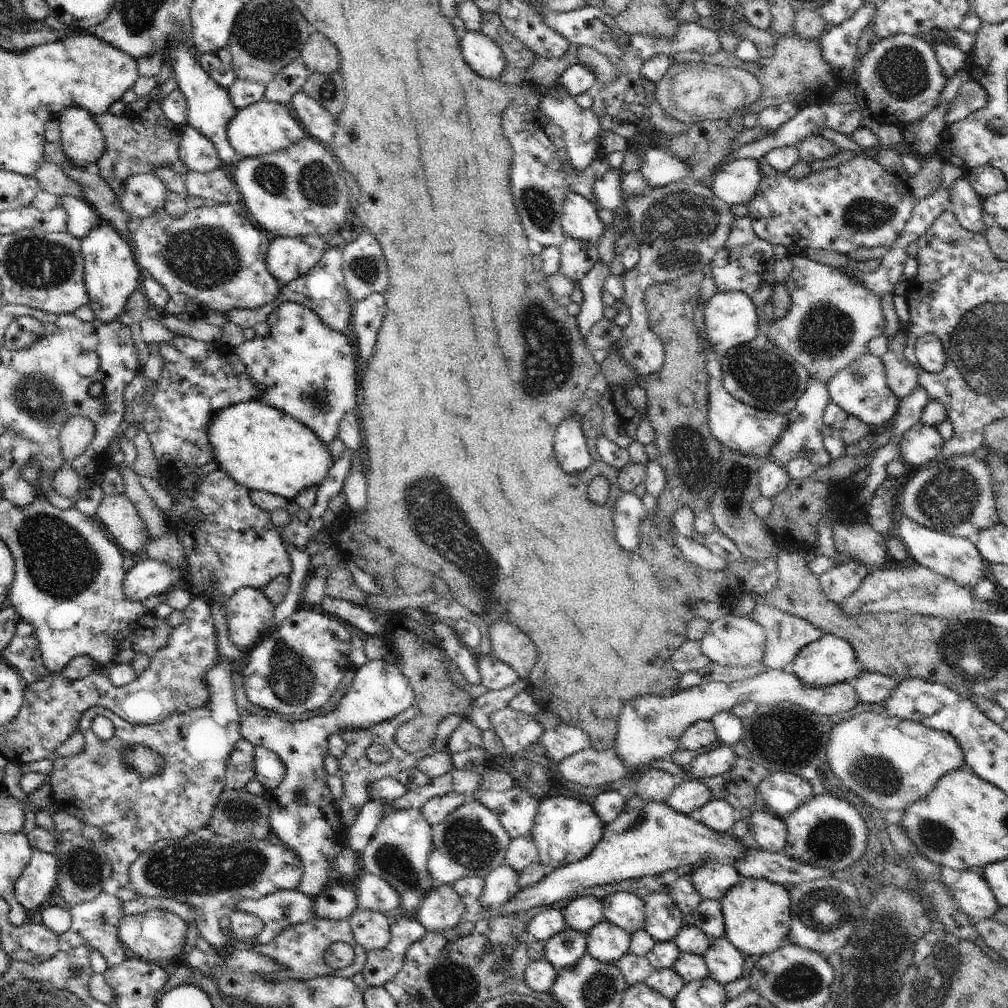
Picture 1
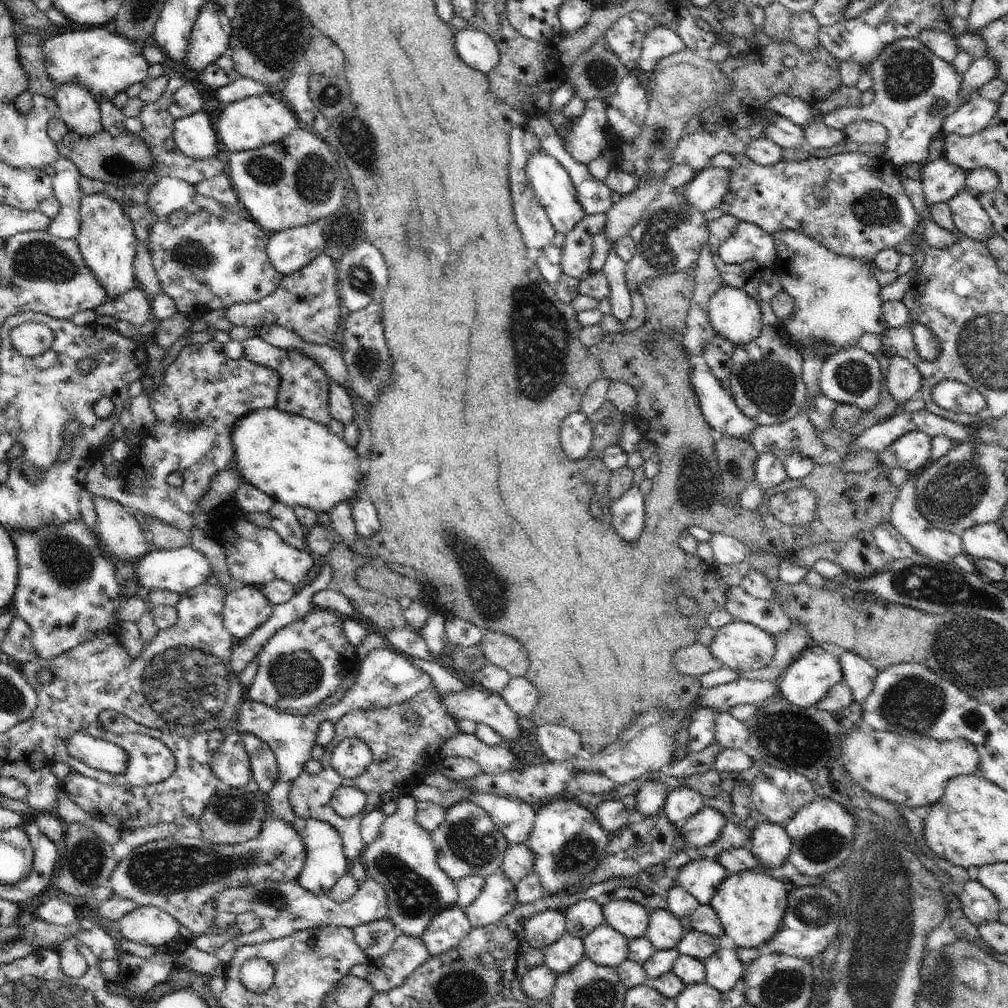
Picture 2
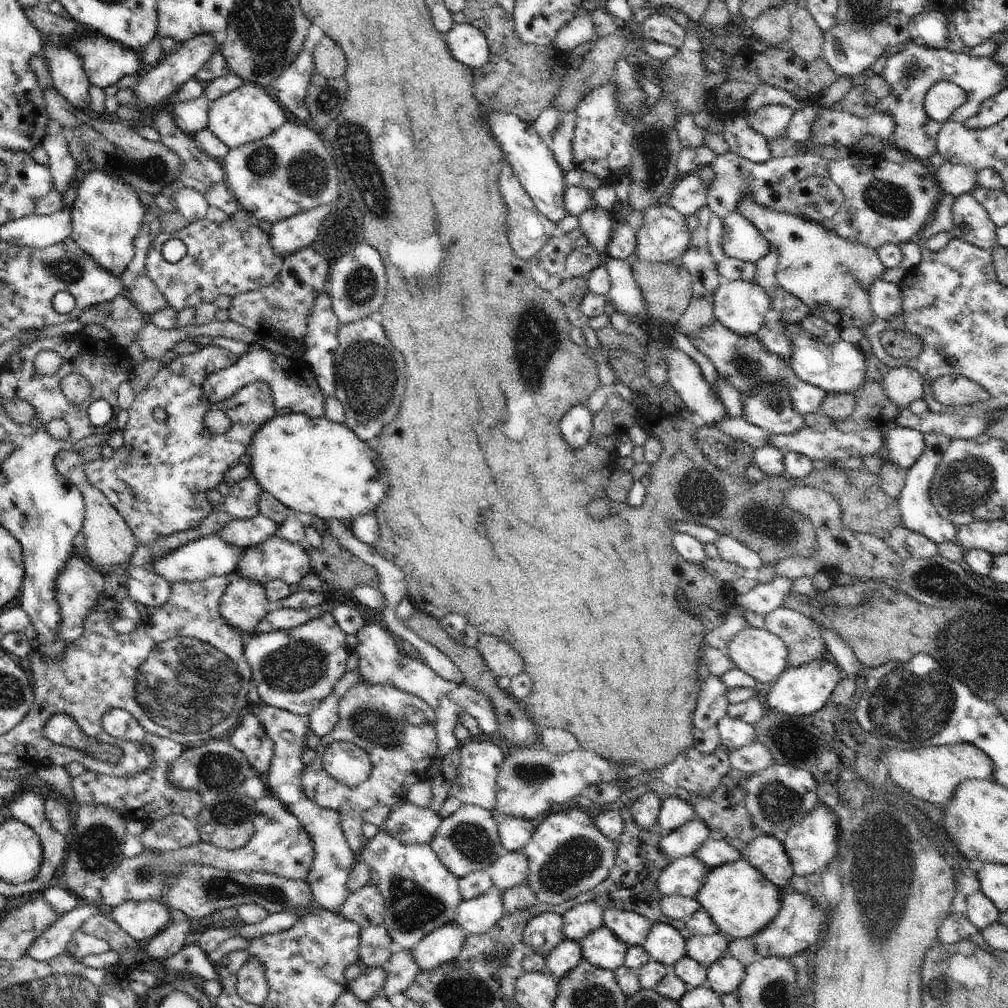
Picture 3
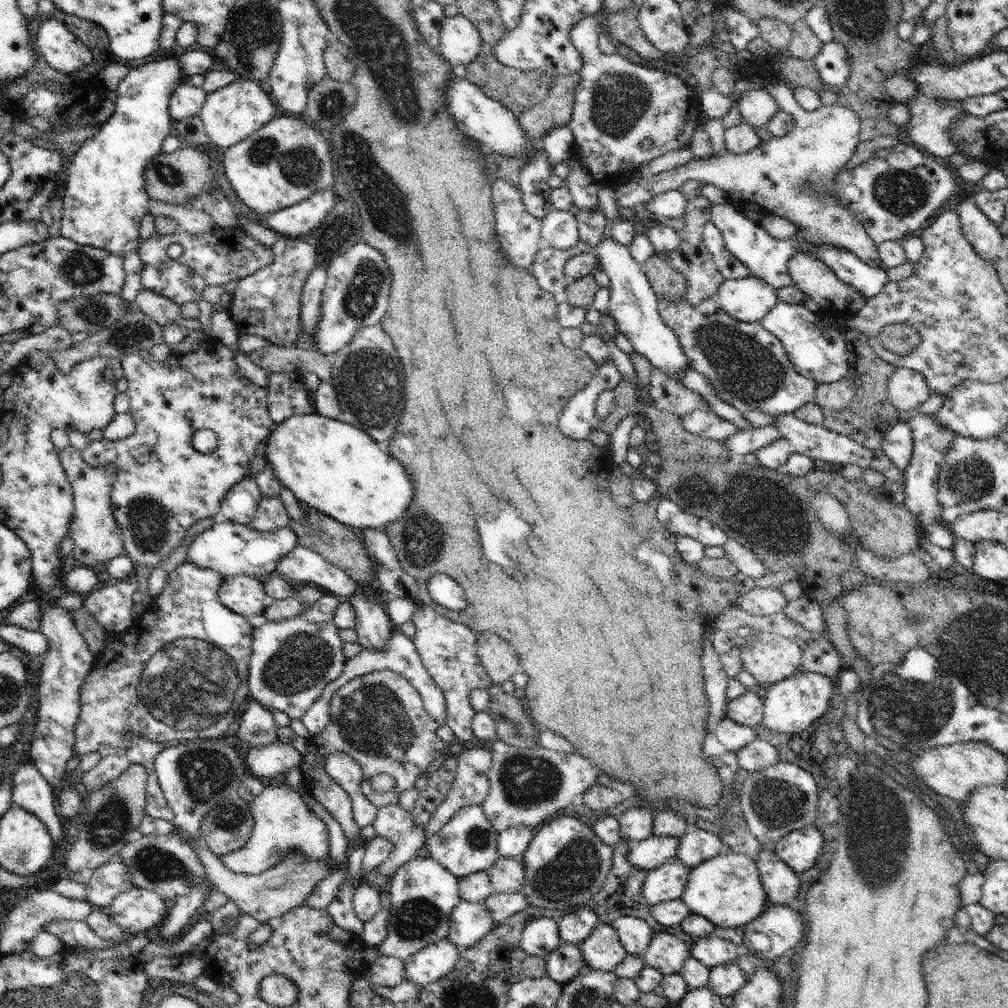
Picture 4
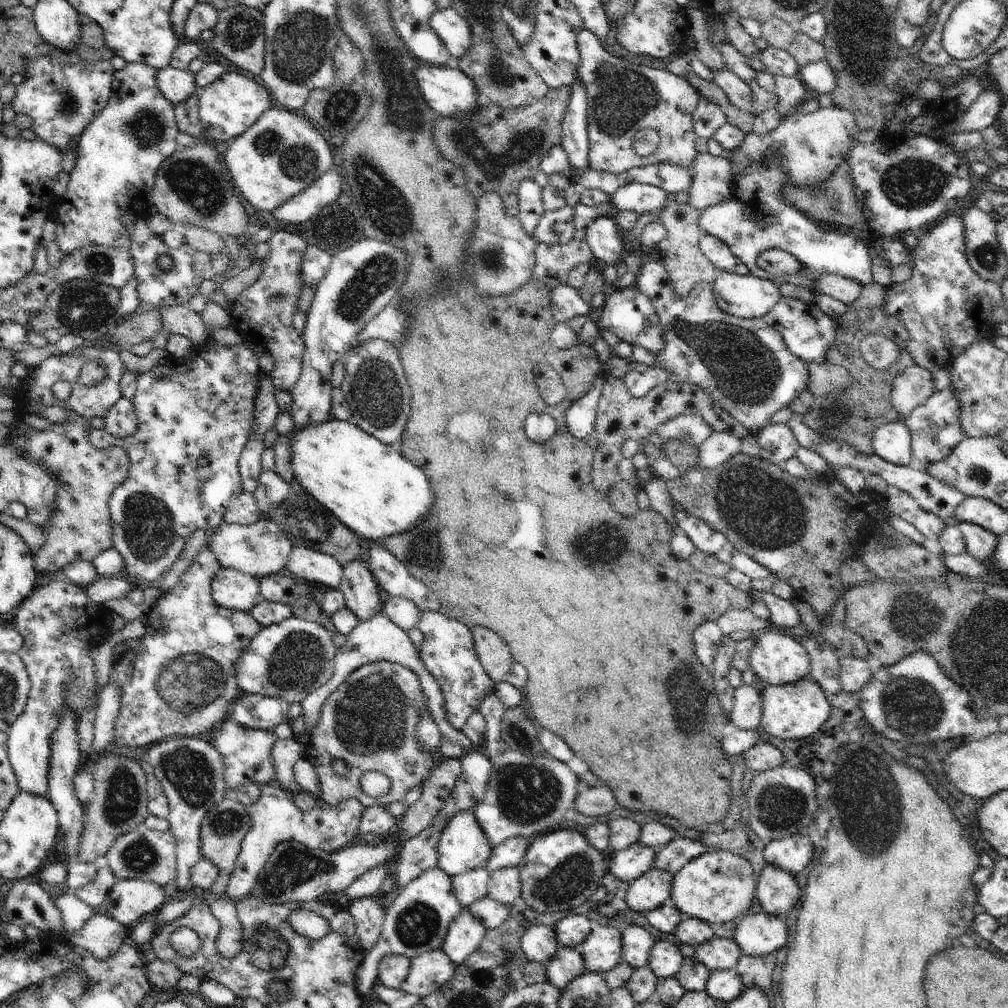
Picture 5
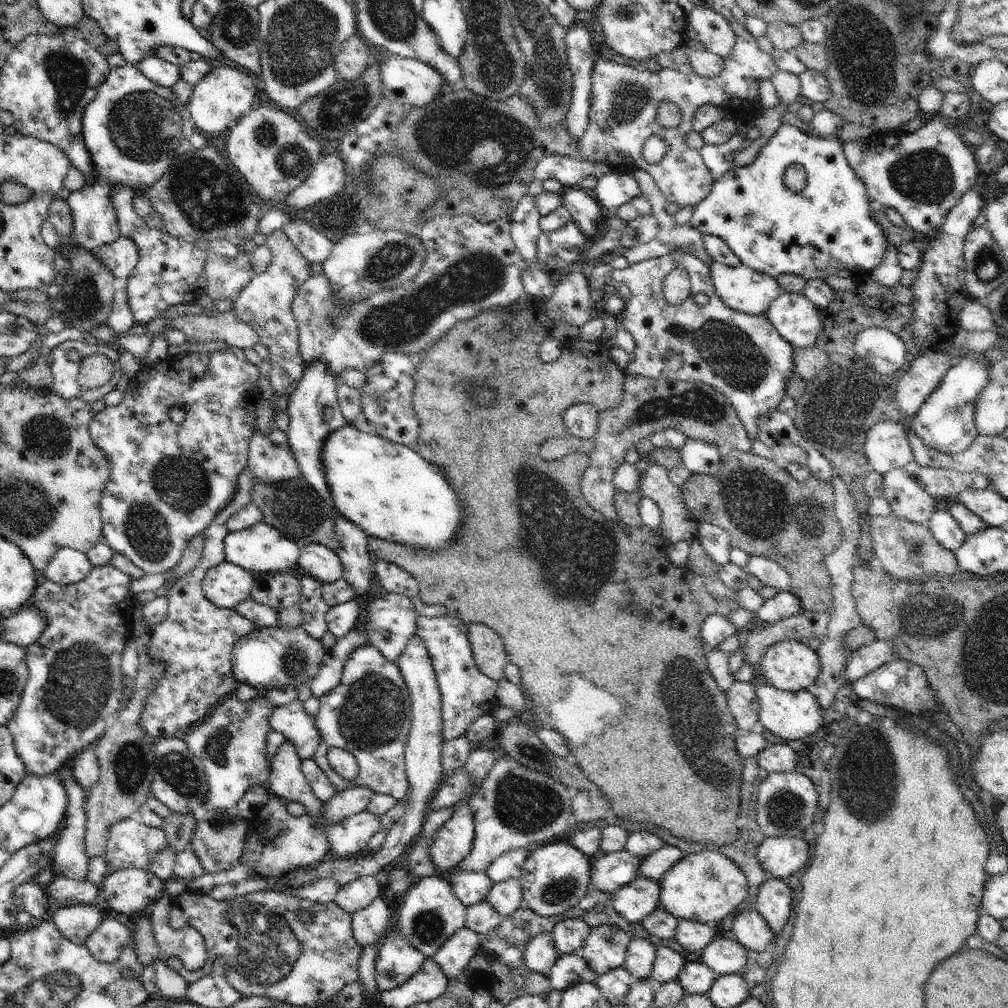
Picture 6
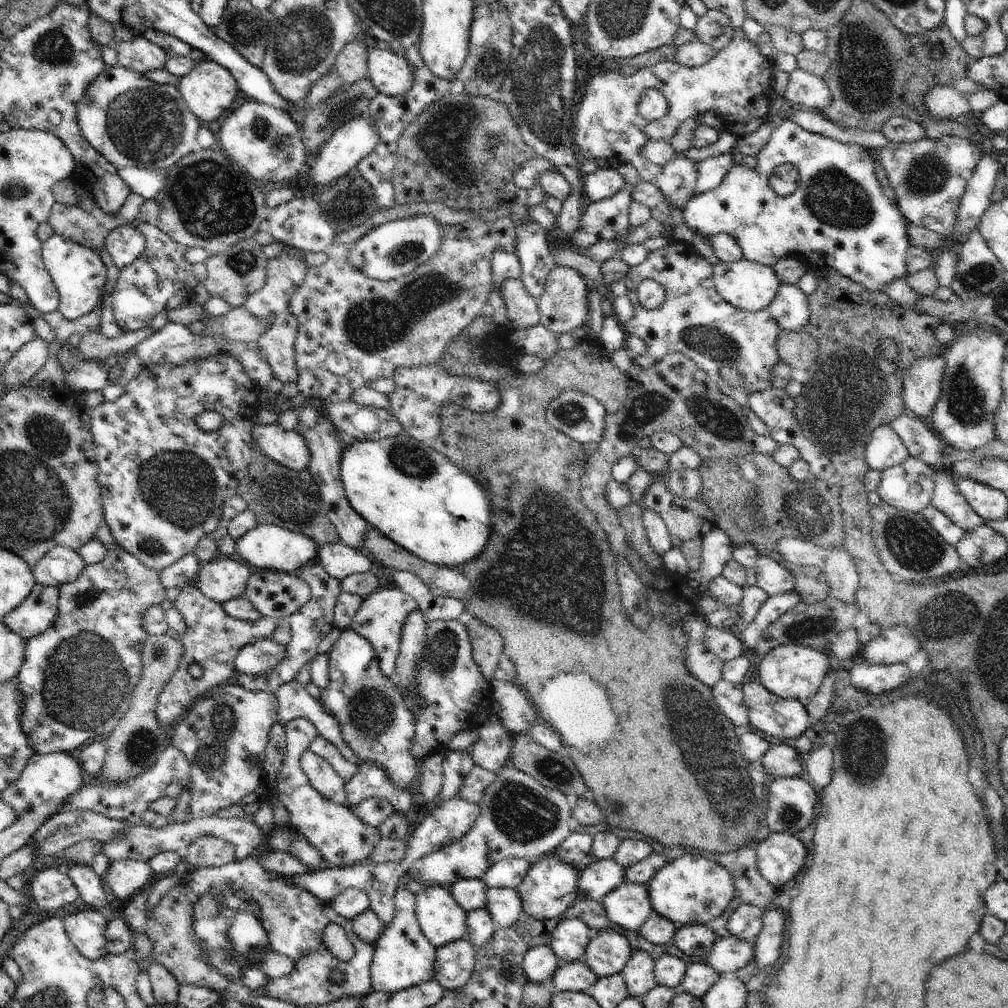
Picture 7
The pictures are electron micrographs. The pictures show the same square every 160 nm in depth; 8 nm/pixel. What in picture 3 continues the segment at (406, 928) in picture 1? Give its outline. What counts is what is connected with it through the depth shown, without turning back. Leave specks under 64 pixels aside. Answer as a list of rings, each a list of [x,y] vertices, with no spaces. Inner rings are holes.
[[[396,949],[392,956],[382,966],[387,972],[385,985],[378,992],[378,996],[387,999],[397,992],[404,993],[407,986],[414,980],[414,977],[421,971],[411,951]]]

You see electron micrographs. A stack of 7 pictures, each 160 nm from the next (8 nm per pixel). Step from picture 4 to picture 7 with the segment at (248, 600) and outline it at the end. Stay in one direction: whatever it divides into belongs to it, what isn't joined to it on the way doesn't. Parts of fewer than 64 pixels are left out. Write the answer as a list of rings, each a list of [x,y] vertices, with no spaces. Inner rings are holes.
[[[221,557],[203,563],[196,576],[196,585],[204,596],[218,604],[242,596],[253,568],[235,557]]]

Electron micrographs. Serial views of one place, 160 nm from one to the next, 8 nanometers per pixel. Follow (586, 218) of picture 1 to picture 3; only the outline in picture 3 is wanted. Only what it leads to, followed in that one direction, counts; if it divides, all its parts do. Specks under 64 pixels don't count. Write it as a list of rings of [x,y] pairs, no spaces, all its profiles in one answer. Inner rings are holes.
[[[506,111],[492,112],[488,118],[492,134],[498,138],[508,162],[514,166],[514,174],[532,199],[536,208],[548,220],[558,224],[565,216],[570,215],[564,204],[564,193],[568,188],[564,181],[565,170],[556,162],[554,151],[549,147],[546,138],[542,138],[531,123],[523,121],[514,113]]]

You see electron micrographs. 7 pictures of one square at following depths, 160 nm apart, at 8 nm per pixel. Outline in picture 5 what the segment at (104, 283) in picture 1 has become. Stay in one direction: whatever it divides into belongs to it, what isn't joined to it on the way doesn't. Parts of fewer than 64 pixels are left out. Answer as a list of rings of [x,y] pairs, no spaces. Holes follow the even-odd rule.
[[[126,63],[123,69],[115,71],[111,97],[96,118],[82,131],[67,190],[60,195],[53,216],[58,224],[55,241],[64,255],[86,245],[128,249],[133,226],[151,212],[148,201],[157,170],[166,157],[182,148],[175,139],[179,132],[175,106],[164,98],[156,75],[157,69],[146,63]]]

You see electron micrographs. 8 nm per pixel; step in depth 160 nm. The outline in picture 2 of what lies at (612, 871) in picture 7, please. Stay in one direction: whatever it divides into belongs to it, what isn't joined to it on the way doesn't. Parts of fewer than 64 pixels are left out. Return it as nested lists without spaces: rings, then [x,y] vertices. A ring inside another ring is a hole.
[[[705,808],[698,812],[682,824],[681,830],[684,834],[686,849],[695,853],[700,847],[709,846],[712,842],[716,842],[726,824],[726,818],[718,810]]]

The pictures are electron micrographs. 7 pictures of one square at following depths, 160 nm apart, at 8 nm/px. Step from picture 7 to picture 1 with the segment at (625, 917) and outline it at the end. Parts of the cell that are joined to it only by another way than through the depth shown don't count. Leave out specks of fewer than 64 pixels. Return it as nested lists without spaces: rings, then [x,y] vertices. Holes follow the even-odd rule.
[[[707,862],[691,874],[695,889],[704,899],[720,901],[721,898],[743,879],[732,864]]]

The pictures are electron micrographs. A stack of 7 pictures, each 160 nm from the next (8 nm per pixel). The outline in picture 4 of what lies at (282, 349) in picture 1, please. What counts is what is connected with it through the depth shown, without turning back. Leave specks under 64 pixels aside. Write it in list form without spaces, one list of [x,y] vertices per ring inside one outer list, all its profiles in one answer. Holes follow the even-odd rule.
[[[267,372],[267,375],[267,403],[274,425],[279,425],[291,416],[317,412],[311,394],[304,386],[302,374]]]

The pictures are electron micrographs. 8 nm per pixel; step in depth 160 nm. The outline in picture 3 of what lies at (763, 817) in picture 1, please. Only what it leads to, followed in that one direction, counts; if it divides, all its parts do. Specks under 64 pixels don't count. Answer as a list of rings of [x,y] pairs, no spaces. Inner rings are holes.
[[[760,834],[751,842],[744,858],[759,870],[773,885],[788,890],[788,880],[792,878],[793,868],[783,842],[772,835]]]

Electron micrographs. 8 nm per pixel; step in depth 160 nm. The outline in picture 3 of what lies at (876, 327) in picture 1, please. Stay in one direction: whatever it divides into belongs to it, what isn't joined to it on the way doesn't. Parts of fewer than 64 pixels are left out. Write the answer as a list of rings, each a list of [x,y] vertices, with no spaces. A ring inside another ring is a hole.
[[[750,198],[741,202],[736,212],[752,222],[764,235],[768,245],[778,250],[777,281],[784,290],[808,306],[810,315],[823,318],[841,331],[852,326],[863,329],[876,320],[869,290],[885,269],[877,250],[836,236],[822,228],[819,220],[804,220],[802,217],[777,213],[762,208]]]

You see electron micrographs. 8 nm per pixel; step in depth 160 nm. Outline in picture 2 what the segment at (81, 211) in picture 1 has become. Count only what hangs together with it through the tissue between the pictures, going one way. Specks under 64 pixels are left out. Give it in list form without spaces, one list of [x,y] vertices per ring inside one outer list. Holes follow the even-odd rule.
[[[59,157],[53,168],[53,196],[59,201],[60,209],[46,232],[60,240],[76,239],[80,229],[79,207],[84,198],[79,184],[82,174],[68,158]]]

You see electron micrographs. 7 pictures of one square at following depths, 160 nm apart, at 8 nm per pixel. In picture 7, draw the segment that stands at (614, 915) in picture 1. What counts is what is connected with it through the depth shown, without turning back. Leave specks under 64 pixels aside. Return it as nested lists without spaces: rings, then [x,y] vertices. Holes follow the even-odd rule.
[[[634,949],[626,966],[621,970],[630,995],[644,998],[656,986],[654,976],[655,960],[647,950]]]

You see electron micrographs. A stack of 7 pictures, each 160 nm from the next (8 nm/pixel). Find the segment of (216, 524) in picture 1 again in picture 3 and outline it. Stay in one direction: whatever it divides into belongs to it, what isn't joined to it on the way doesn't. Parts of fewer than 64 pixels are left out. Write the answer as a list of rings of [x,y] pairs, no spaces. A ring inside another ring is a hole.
[[[274,534],[264,542],[244,549],[240,560],[237,562],[234,576],[260,583],[266,586],[271,580],[280,579],[291,587],[297,589],[298,584],[306,574],[312,572],[313,564],[308,551],[301,543],[291,543]]]

